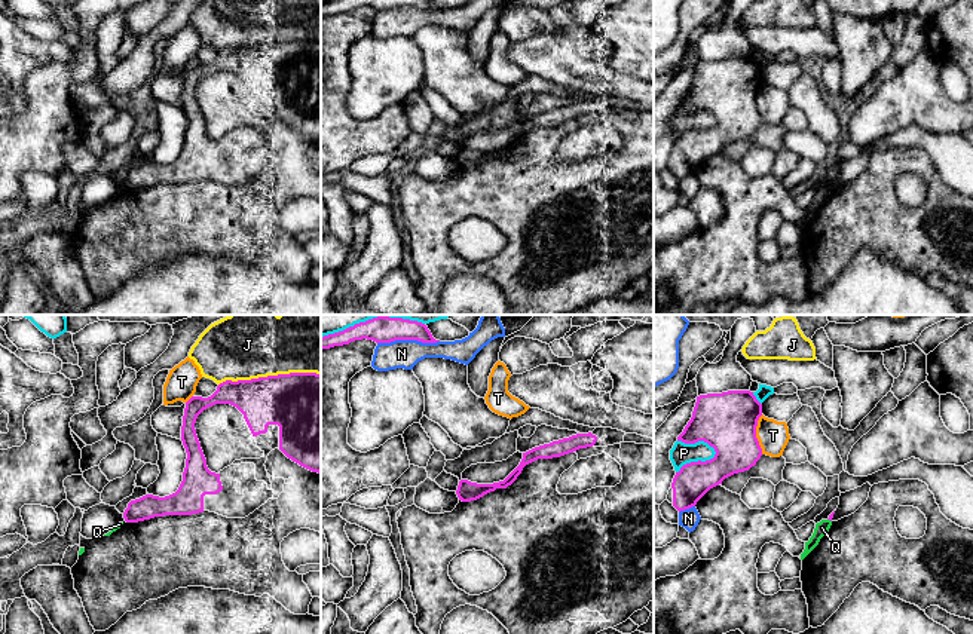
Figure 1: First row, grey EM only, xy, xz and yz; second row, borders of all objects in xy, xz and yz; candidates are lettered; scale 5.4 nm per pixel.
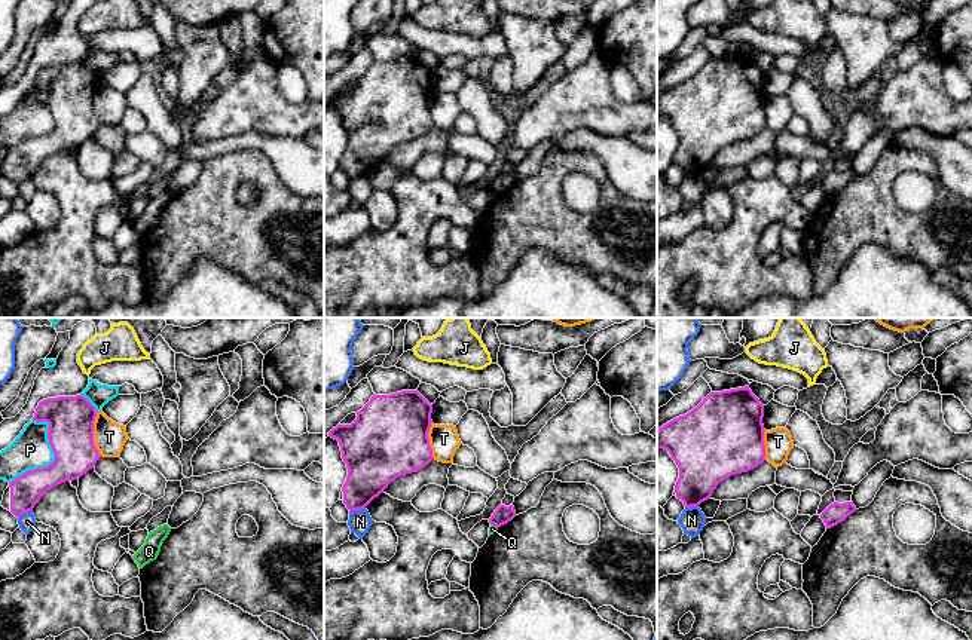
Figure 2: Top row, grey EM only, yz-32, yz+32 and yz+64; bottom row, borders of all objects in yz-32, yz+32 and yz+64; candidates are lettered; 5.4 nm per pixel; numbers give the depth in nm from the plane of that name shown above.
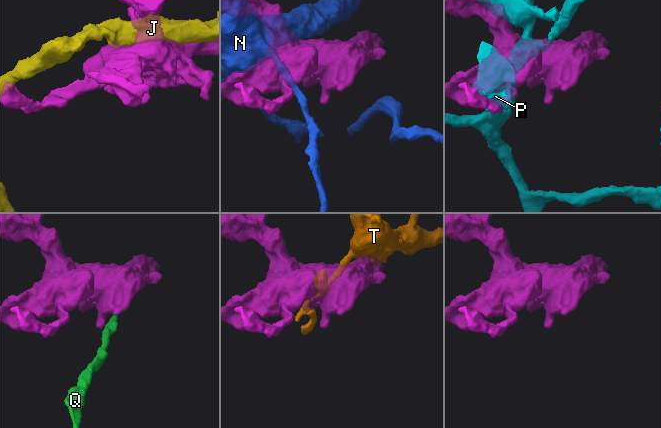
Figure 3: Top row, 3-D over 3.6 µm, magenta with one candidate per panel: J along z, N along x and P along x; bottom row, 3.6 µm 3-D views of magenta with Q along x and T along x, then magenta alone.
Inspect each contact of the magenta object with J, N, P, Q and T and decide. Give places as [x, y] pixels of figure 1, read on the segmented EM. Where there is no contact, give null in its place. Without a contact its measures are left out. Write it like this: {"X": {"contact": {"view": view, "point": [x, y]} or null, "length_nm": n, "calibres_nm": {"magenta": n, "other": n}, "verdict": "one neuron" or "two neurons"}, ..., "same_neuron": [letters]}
{"J": {"contact": {"view": "xy", "point": [269, 376]}, "length_nm": 550, "calibres_nm": {"magenta": 360, "other": 380}, "verdict": "two neurons"}, "N": {"contact": {"view": "xz", "point": [407, 339]}, "length_nm": 340, "calibres_nm": {"magenta": 140, "other": 160}, "verdict": "two neurons"}, "P": {"contact": {"view": "yz", "point": [698, 461]}, "length_nm": 260, "calibres_nm": {"magenta": 300, "other": 120}, "verdict": "two neurons"}, "Q": {"contact": {"view": "yz", "point": [829, 518]}, "length_nm": 30, "calibres_nm": {"magenta": 20, "other": 70}, "verdict": "two neurons"}, "T": {"contact": {"view": "yz", "point": [755, 434]}, "length_nm": 220, "calibres_nm": {"magenta": 320, "other": 170}, "verdict": "two neurons"}, "same_neuron": []}

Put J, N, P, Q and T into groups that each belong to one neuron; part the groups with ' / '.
J / N / P / Q / T

